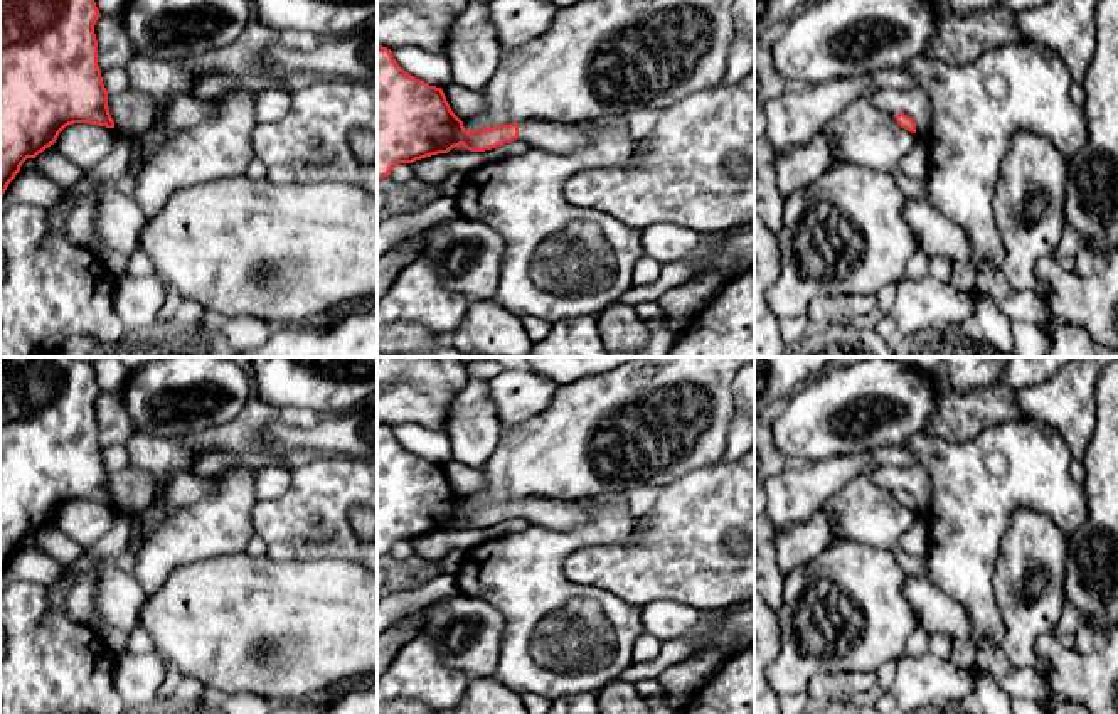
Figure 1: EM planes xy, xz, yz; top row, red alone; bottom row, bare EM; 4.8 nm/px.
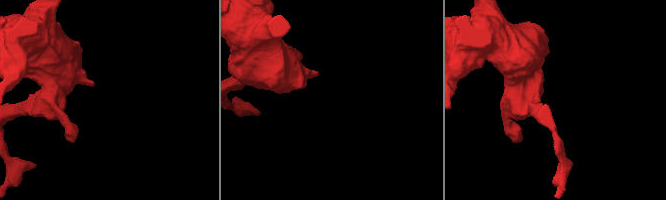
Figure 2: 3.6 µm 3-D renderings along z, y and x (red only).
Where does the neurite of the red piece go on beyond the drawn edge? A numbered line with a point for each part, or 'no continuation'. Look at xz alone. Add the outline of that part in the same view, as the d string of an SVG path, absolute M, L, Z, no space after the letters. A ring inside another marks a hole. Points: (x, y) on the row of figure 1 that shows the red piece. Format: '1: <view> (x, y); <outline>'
1: xz (556, 137); M522 121L519 123L519 138L532 148L549 152L572 152L588 145L598 135L594 121L554 123L554 121Z

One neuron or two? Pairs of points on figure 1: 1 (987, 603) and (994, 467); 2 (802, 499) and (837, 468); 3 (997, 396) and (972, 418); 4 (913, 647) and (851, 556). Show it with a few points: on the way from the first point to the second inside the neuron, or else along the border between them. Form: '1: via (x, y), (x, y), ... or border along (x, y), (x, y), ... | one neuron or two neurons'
1: via (979, 570), (979, 500) | one neuron
2: via (810, 490), (829, 475) | one neuron
3: via (990, 403), (979, 411) | one neuron
4: border along (916, 628), (906, 644), (905, 654) | two neurons

